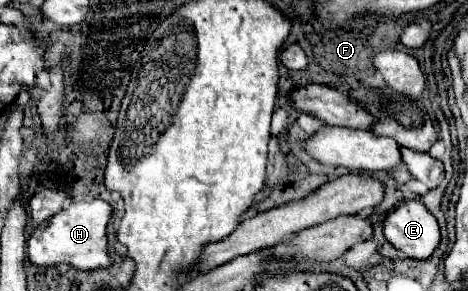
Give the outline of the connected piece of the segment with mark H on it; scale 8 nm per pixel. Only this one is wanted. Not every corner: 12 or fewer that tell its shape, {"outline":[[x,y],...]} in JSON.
{"outline":[[105,200],[71,202],[27,242],[35,266],[109,268]]}

